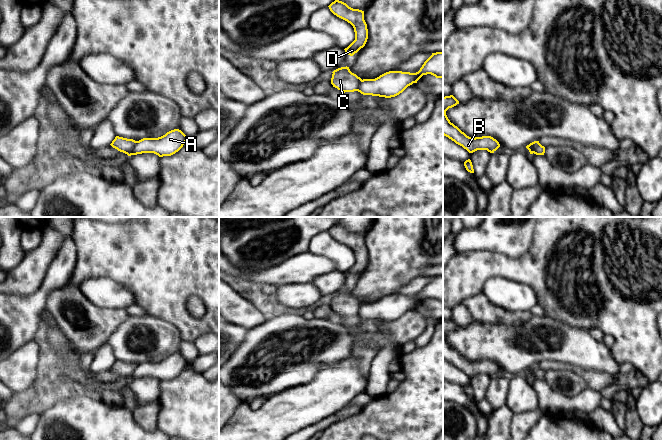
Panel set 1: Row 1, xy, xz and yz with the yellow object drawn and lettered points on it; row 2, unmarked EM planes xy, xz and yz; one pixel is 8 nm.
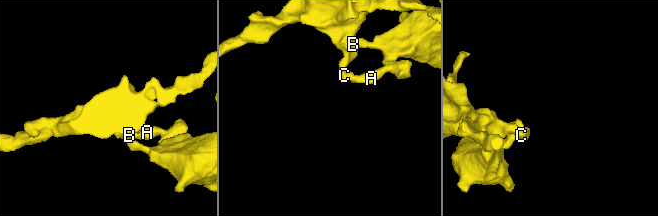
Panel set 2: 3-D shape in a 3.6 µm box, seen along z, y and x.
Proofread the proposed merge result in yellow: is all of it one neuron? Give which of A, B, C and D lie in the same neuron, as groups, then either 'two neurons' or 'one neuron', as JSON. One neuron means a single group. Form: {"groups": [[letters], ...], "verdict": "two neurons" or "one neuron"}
{"groups": [["A"], ["B", "C", "D"]], "verdict": "two neurons"}

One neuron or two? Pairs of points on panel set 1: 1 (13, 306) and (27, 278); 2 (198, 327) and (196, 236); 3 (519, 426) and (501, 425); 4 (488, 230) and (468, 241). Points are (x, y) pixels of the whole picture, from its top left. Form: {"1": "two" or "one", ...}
{"1": "two", "2": "one", "3": "two", "4": "one"}

